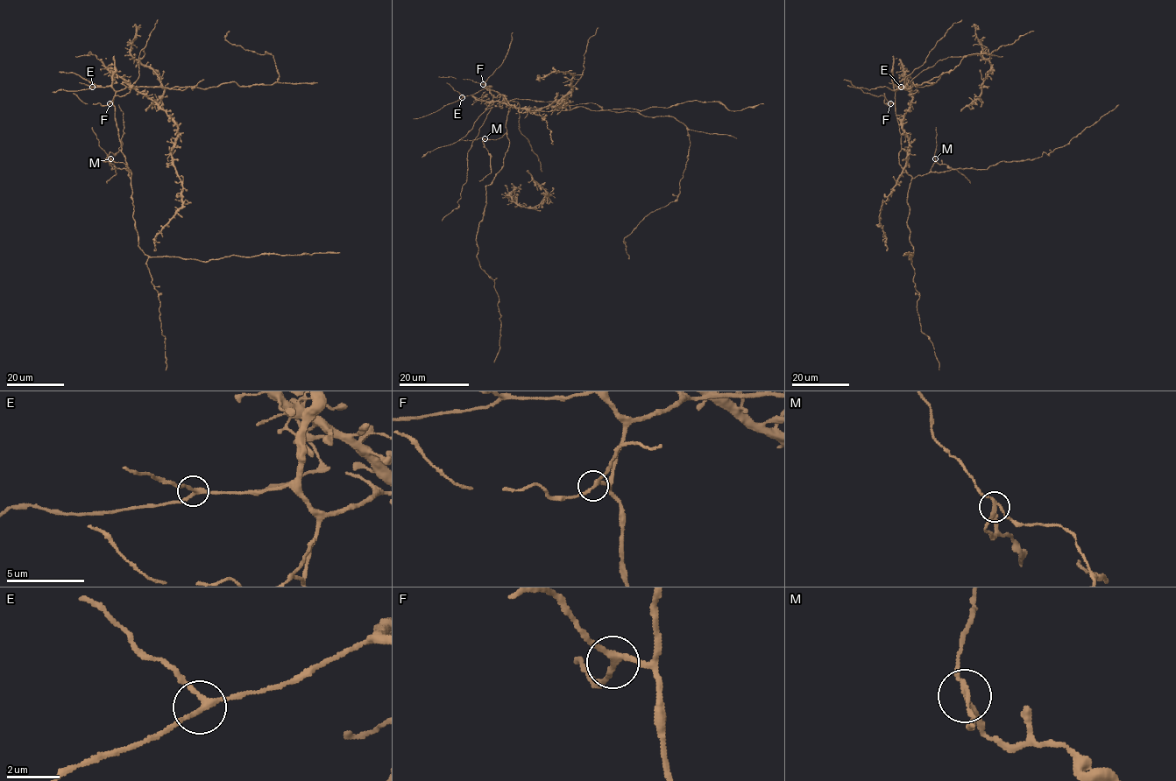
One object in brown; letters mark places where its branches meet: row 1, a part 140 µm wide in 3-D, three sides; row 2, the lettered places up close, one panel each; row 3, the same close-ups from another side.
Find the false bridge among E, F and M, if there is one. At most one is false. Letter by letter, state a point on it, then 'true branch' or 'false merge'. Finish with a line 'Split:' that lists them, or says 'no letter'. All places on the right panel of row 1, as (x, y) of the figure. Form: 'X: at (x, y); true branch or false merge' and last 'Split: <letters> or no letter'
E: at (901, 87); true branch
F: at (890, 103); true branch
M: at (935, 158); false merge
Split: M

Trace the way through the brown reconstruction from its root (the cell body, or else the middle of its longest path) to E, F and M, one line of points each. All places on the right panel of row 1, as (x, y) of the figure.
E: (897, 120), (894, 87), (901, 87)
F: (897, 120), (895, 105), (890, 103)
M: (897, 120), (901, 136), (899, 165), (915, 178), (927, 173), (935, 162), (935, 158)

